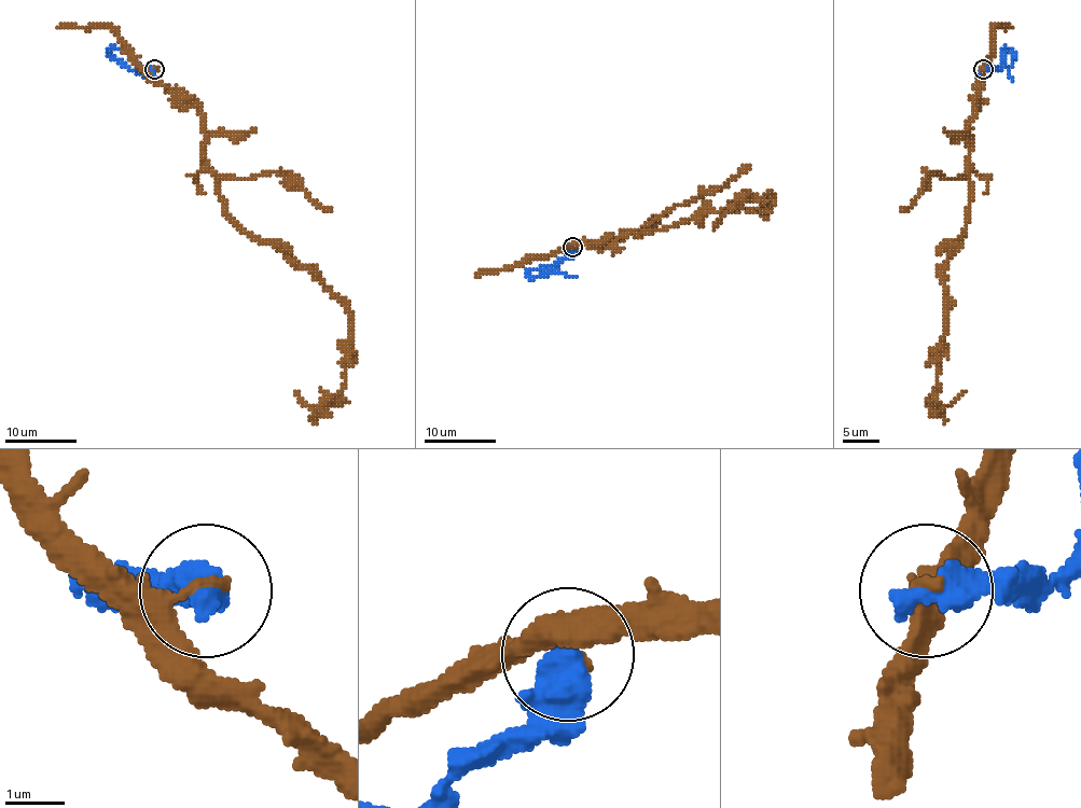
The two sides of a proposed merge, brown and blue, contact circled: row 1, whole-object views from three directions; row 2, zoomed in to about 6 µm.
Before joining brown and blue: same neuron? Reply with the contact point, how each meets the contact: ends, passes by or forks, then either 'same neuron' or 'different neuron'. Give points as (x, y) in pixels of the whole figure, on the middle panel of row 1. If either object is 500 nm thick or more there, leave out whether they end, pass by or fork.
(572, 247) | different neuron

